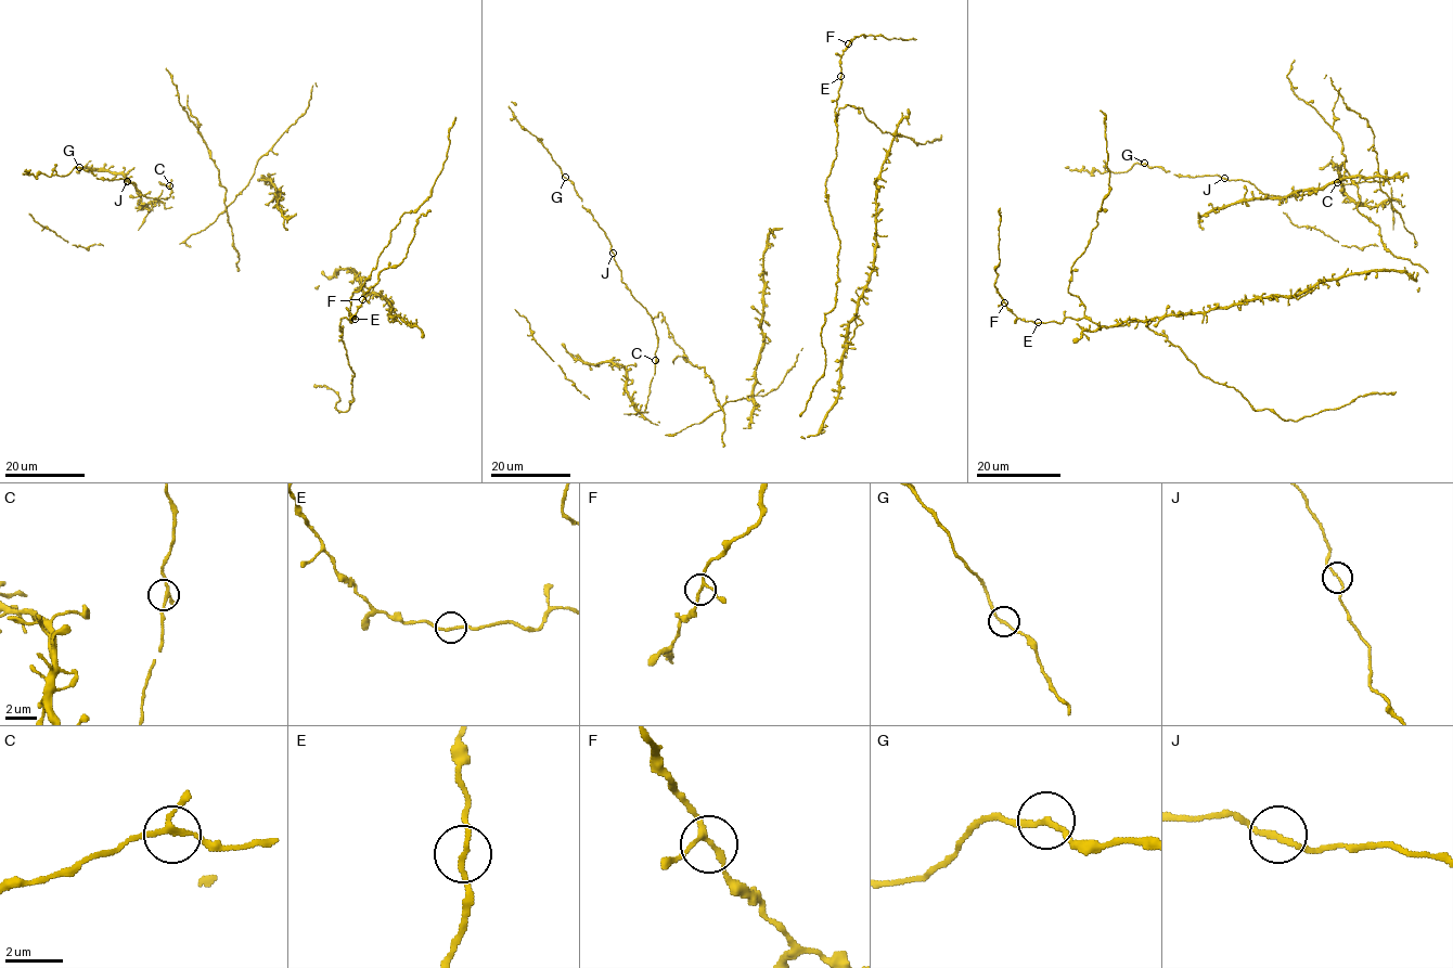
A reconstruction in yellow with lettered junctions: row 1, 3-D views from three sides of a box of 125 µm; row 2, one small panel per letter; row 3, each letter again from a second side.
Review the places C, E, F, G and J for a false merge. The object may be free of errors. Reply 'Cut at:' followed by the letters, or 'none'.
Cut at: none

